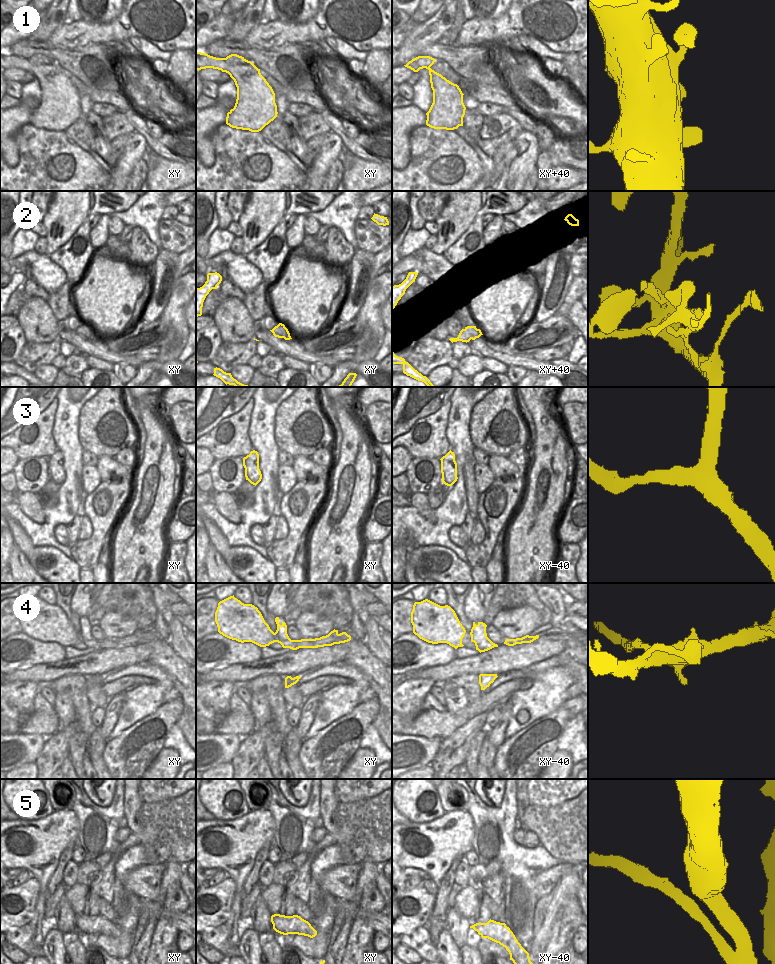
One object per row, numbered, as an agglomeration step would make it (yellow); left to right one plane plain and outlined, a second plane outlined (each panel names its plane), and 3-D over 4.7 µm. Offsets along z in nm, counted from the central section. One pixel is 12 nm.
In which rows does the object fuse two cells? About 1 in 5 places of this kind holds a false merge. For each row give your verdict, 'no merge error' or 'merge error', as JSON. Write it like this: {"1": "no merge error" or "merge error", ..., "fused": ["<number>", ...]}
{"1": "no merge error", "2": "merge error", "3": "no merge error", "4": "no merge error", "5": "no merge error", "fused": ["2"]}

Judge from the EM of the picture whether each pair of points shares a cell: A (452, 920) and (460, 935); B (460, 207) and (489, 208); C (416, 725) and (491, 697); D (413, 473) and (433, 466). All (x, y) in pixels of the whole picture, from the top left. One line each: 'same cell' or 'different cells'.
A: same cell
B: different cells
C: same cell
D: same cell

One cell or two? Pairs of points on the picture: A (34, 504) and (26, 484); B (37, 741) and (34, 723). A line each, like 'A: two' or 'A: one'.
A: two
B: two

